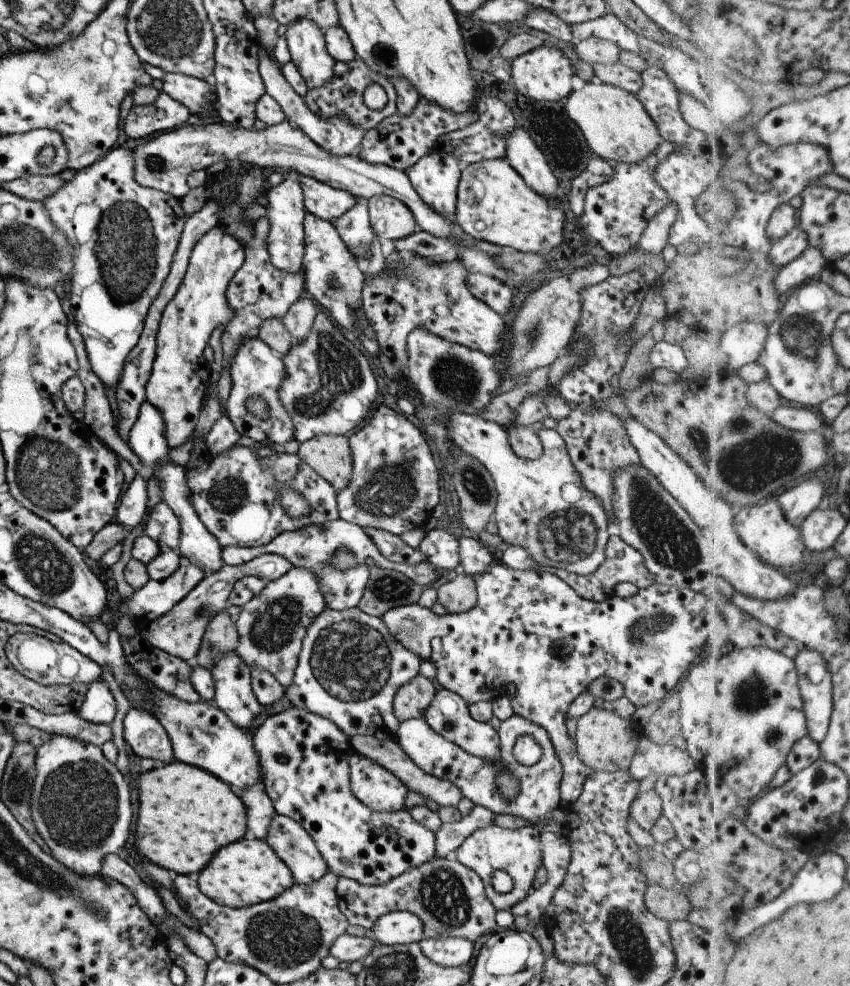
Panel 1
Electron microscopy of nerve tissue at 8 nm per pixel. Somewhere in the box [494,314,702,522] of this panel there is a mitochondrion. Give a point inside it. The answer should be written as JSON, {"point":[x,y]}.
{"point":[531,333]}

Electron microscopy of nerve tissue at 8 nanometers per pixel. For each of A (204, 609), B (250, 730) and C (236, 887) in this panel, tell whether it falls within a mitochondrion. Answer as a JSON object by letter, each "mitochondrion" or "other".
{"A":"mitochondrion","B":"other","C":"other"}

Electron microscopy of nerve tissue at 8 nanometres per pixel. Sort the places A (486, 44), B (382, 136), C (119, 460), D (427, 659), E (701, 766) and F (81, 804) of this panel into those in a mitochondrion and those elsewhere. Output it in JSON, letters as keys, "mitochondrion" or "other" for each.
{"A":"mitochondrion","B":"other","C":"other","D":"other","E":"other","F":"mitochondrion"}

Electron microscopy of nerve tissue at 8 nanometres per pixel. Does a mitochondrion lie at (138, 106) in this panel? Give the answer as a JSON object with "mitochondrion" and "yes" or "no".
{"mitochondrion":"no"}

